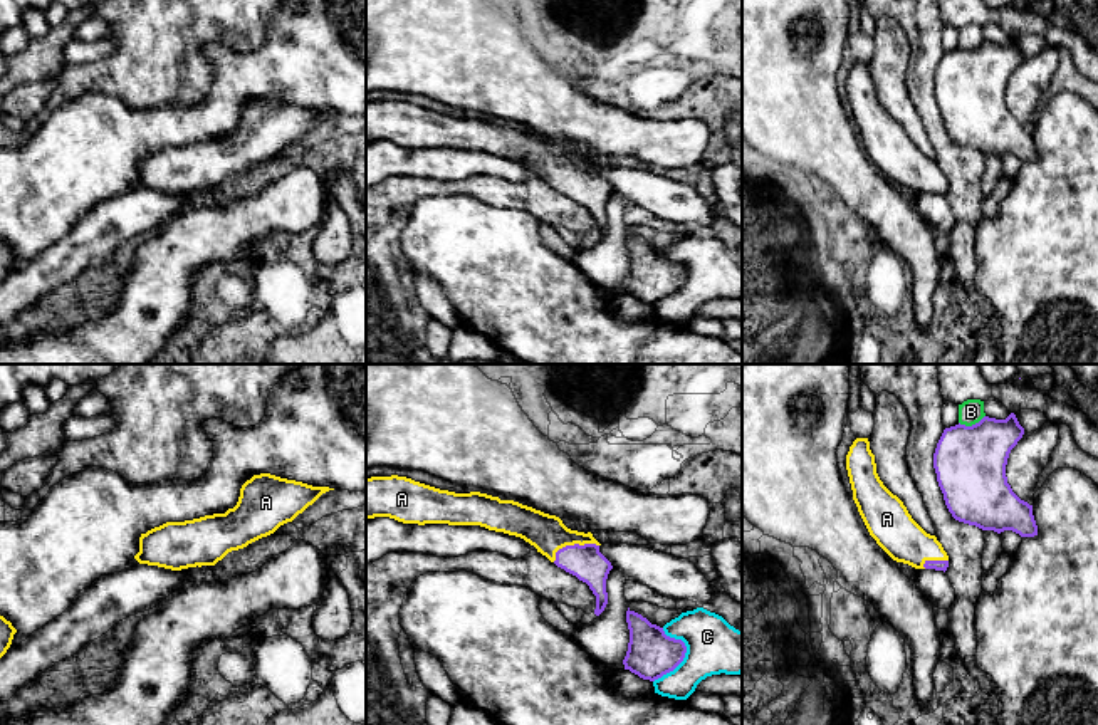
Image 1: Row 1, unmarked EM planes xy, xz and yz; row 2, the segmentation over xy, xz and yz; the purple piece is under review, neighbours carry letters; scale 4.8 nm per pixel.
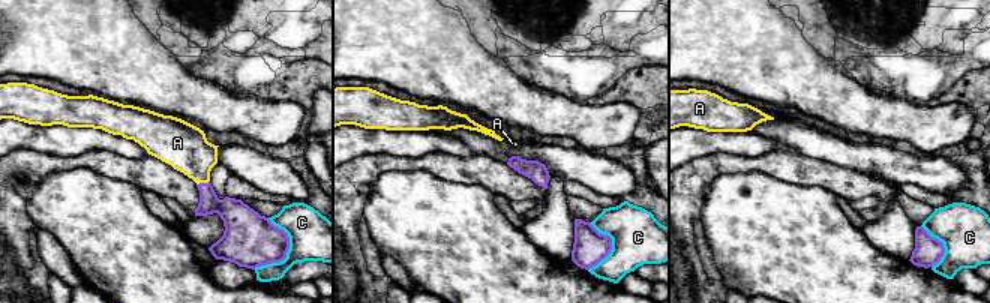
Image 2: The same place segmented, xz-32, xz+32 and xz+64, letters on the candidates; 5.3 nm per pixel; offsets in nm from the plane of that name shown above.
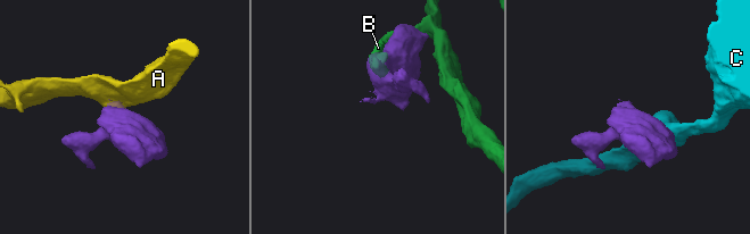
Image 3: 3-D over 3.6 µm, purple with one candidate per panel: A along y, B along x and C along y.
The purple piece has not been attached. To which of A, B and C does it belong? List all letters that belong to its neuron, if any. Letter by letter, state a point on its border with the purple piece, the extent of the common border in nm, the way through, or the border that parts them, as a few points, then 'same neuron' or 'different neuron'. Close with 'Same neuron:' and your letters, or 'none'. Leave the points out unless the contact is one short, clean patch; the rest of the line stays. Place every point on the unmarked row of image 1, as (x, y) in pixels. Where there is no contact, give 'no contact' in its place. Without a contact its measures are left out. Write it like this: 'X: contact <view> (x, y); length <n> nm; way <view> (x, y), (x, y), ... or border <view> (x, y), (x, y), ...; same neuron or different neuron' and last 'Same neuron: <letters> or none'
A: contact xz (575, 168); length 240 nm; way xz (586, 187), (575, 168), (559, 168), (548, 158); same neuron
B: contact yz (972, 49); length 130 nm; different neuron
C: contact xz (684, 279); length 260 nm; different neuron
Same neuron: A

